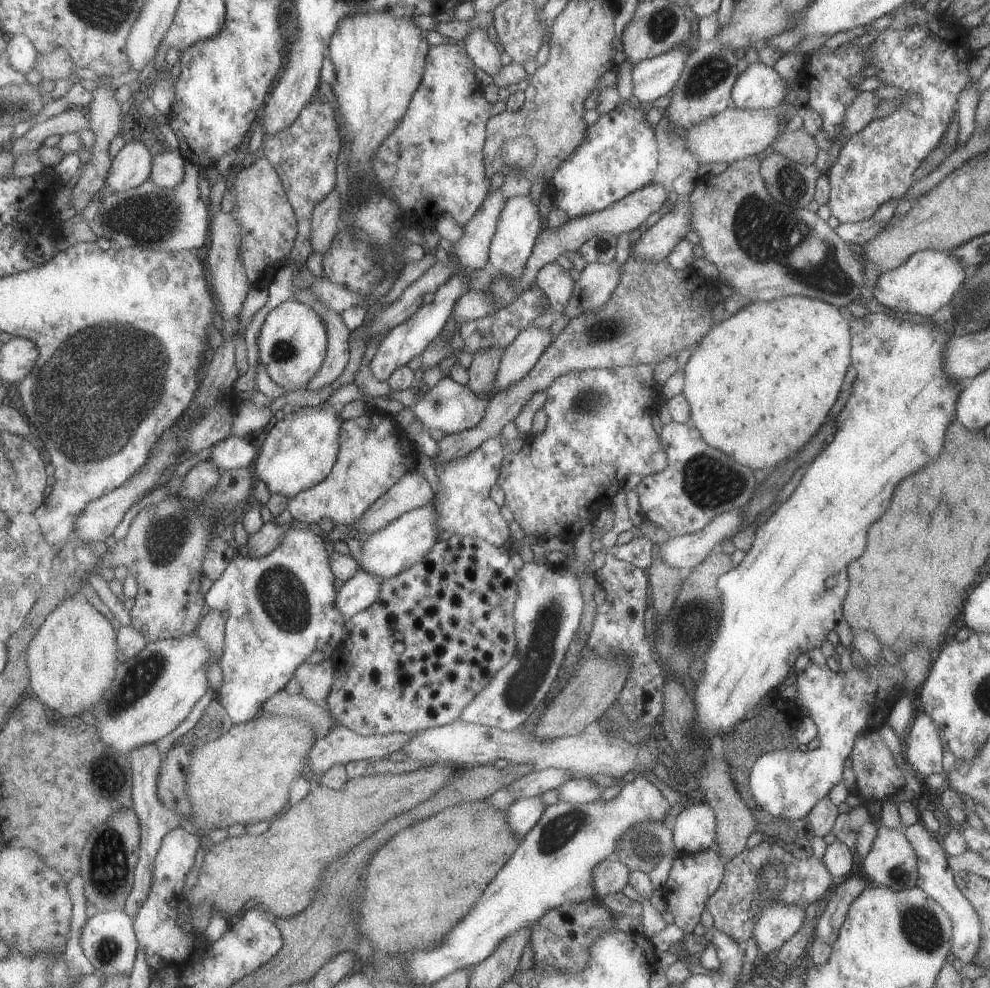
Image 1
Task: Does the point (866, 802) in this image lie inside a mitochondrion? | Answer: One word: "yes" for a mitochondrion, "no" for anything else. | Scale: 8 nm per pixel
no

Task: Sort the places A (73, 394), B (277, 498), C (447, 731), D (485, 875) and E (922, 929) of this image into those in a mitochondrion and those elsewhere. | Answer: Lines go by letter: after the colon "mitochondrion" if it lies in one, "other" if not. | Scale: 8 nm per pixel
A: mitochondrion
B: other
C: other
D: other
E: mitochondrion

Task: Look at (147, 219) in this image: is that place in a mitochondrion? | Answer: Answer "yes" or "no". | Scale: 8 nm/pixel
yes

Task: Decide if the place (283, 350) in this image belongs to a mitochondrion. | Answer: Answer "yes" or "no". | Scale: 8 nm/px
yes

